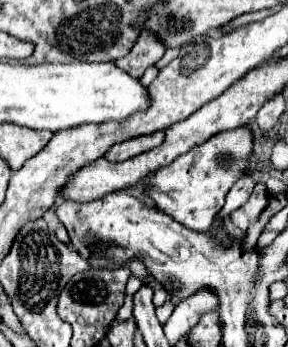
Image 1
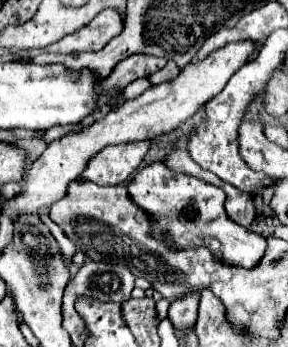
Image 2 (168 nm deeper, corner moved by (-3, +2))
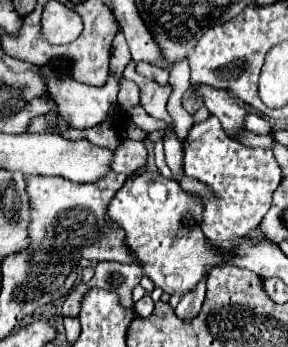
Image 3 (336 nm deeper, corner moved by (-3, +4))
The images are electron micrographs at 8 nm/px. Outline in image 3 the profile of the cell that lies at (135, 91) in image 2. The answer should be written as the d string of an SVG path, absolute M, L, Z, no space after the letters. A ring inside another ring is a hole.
M122 77L120 79L120 93L117 96L117 103L120 103L124 109L130 109L140 103L140 93L138 85L131 80Z

